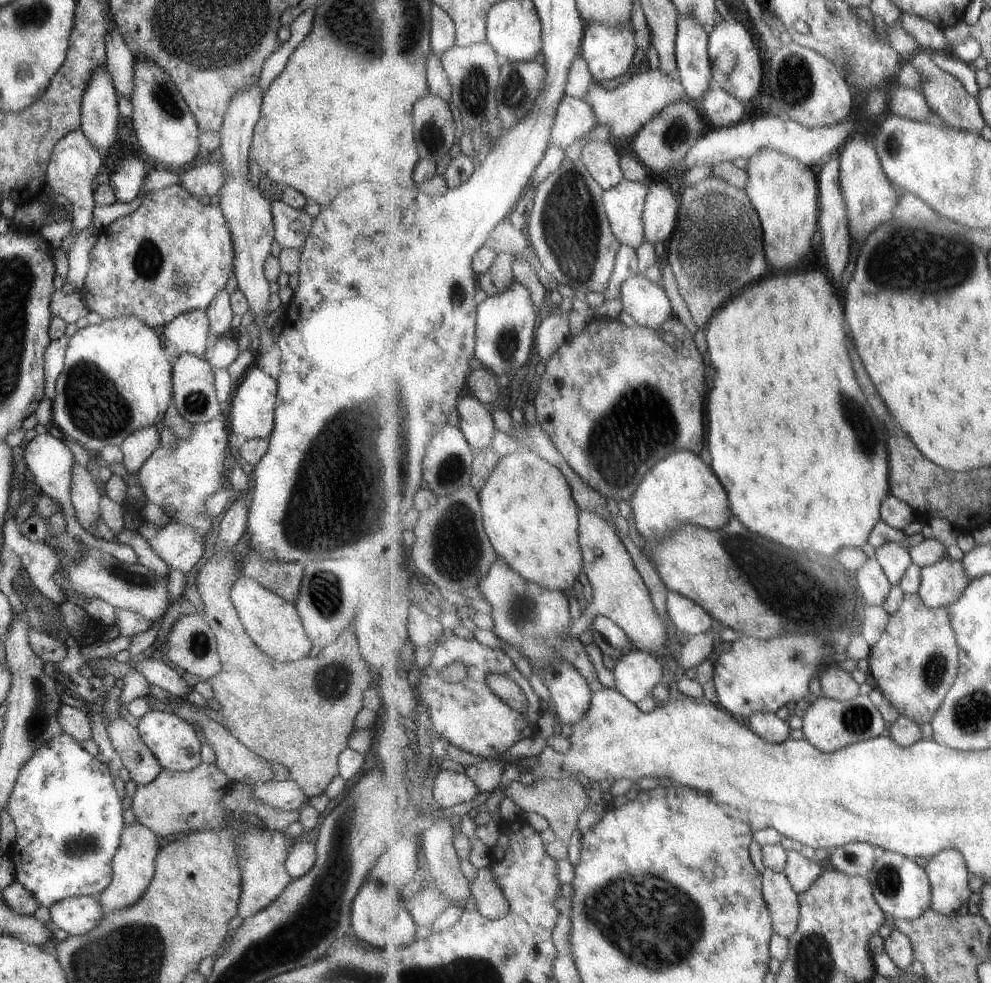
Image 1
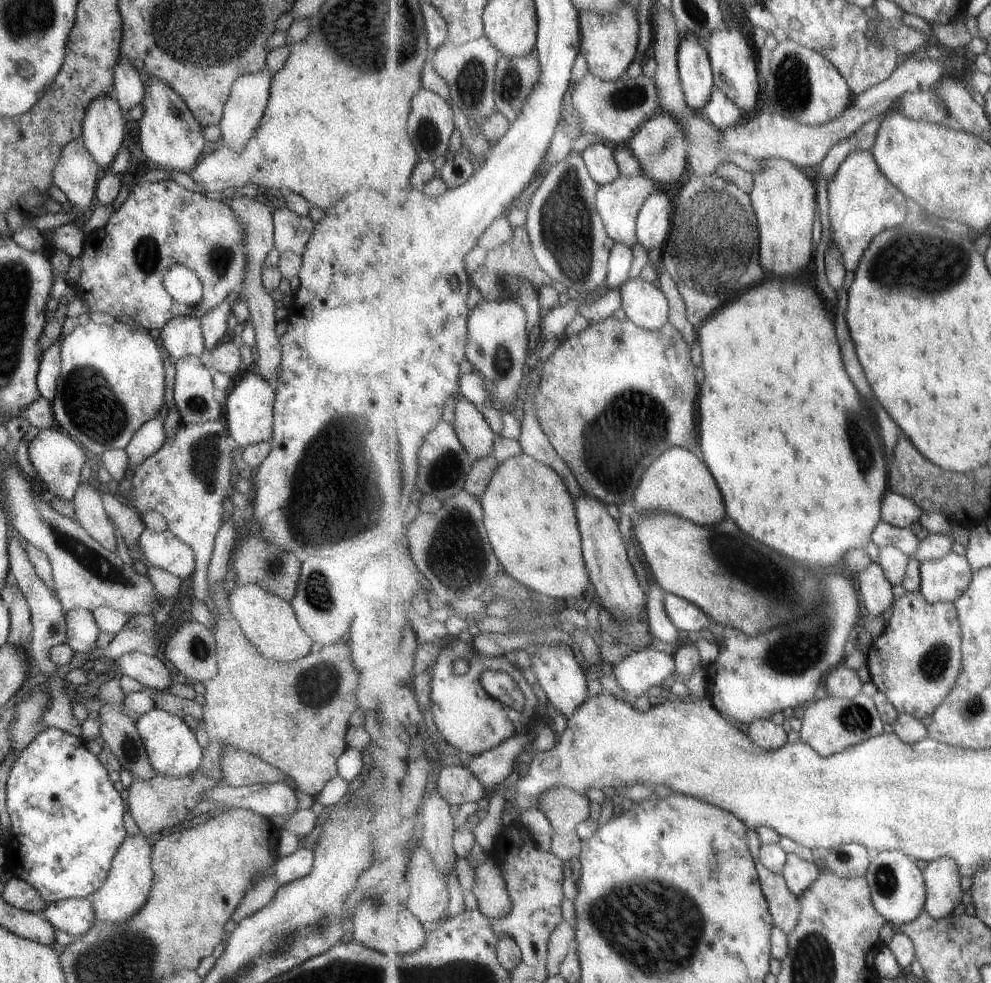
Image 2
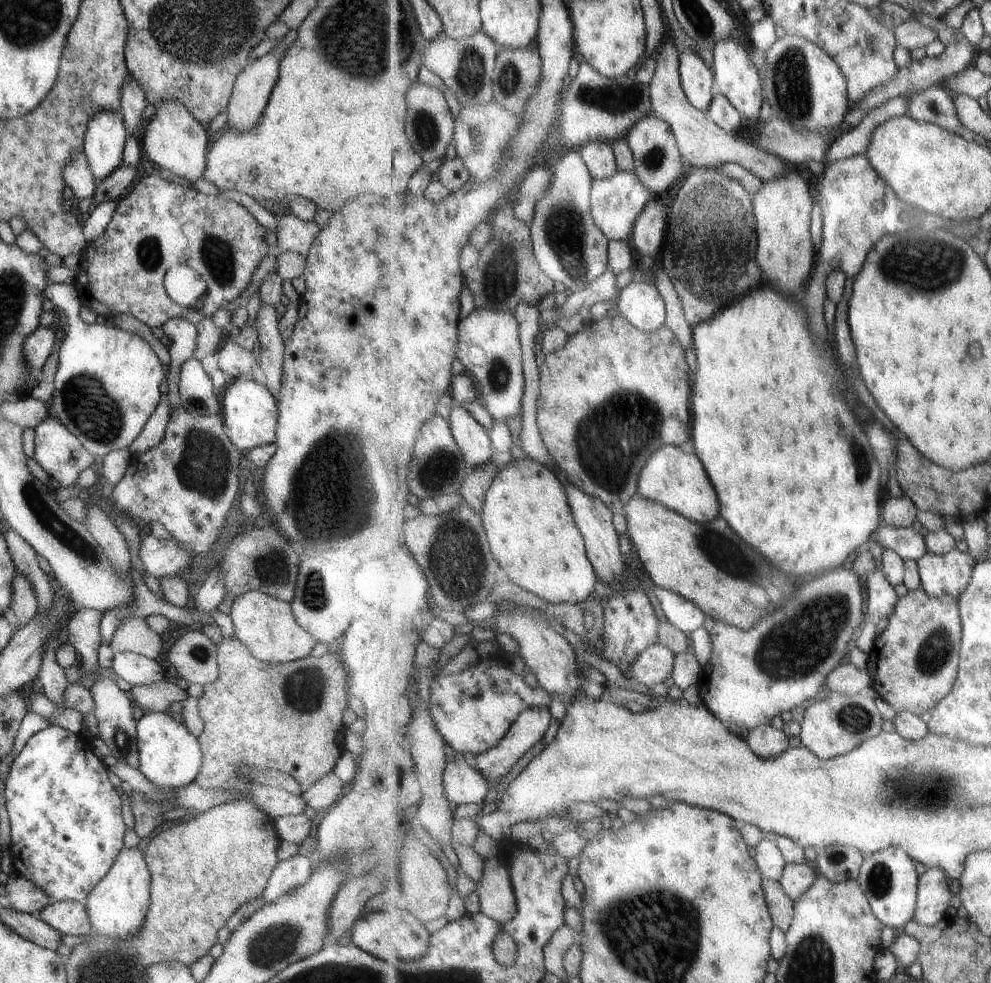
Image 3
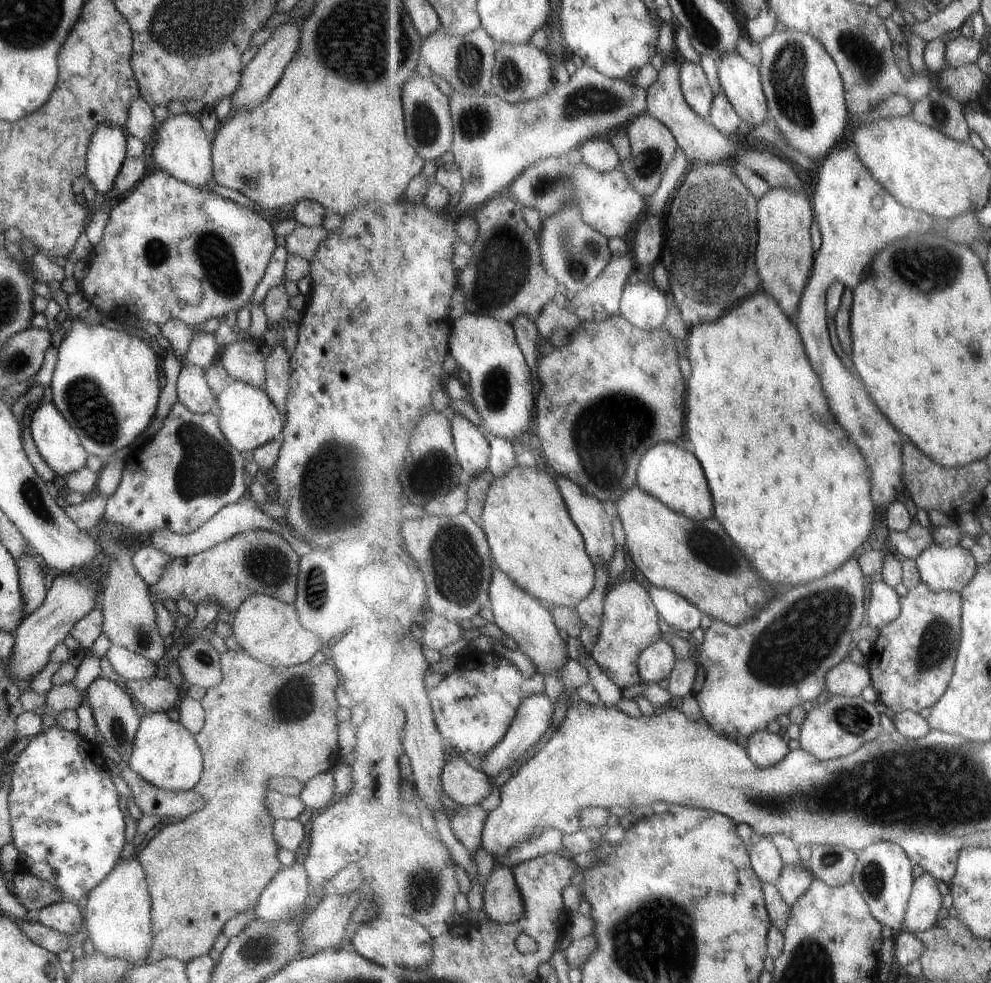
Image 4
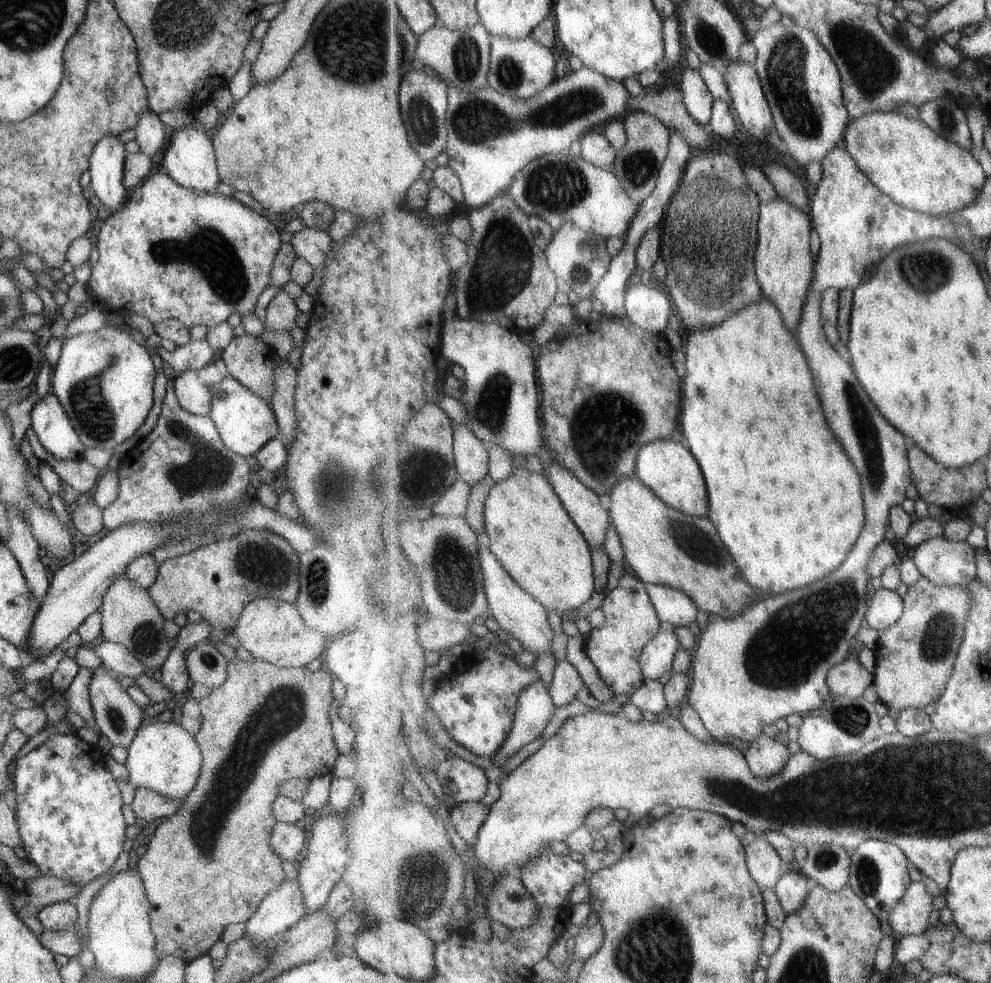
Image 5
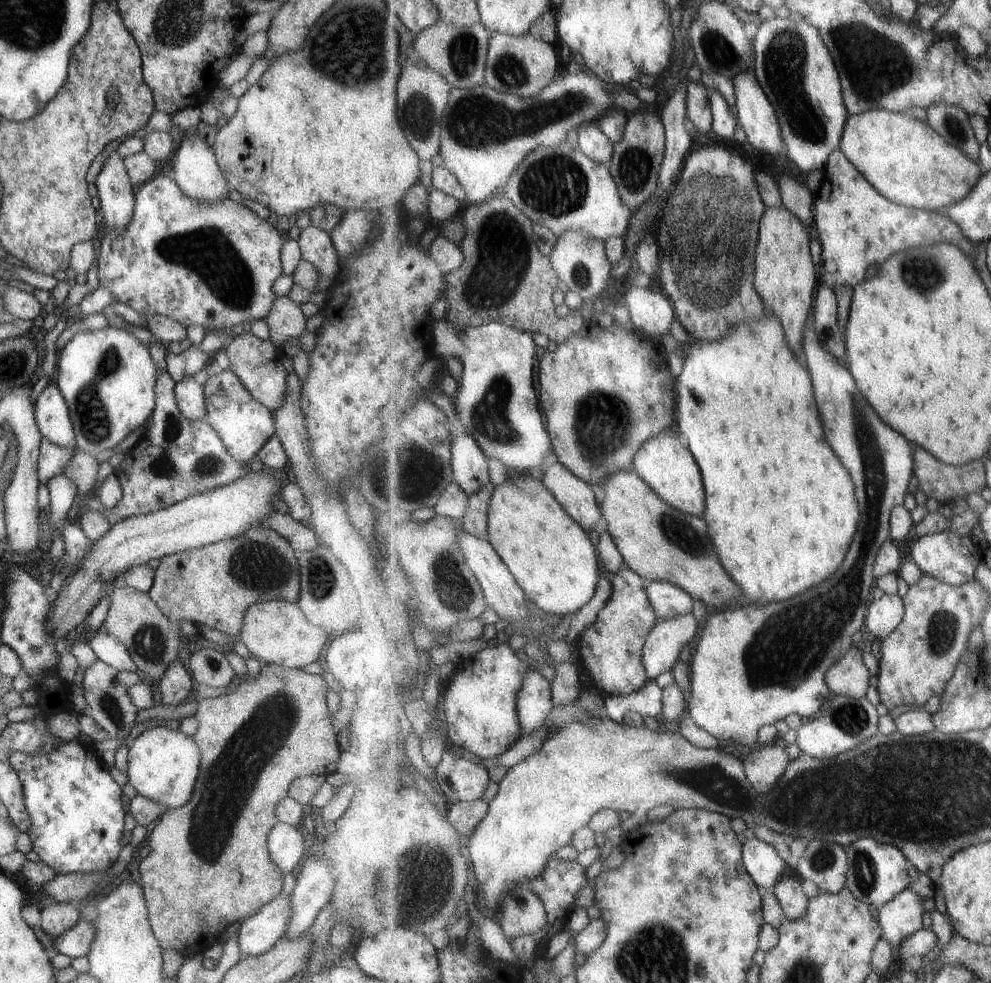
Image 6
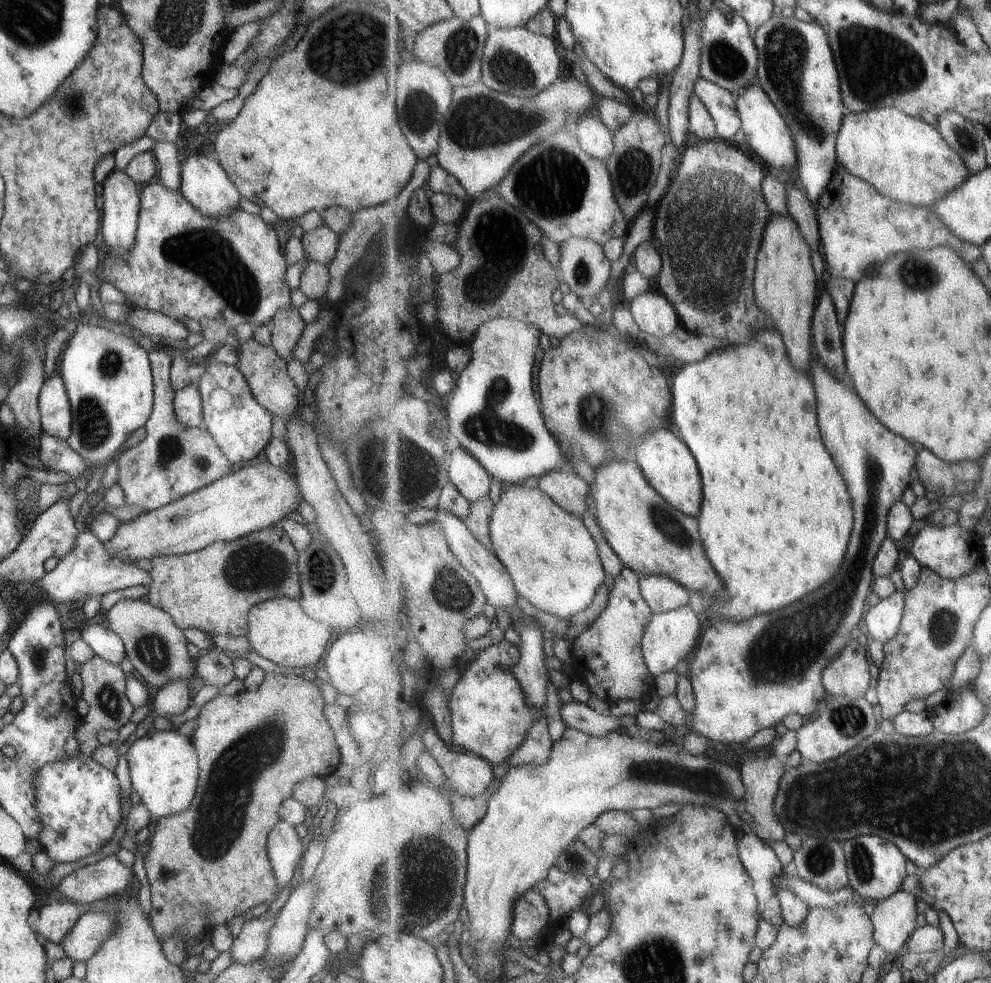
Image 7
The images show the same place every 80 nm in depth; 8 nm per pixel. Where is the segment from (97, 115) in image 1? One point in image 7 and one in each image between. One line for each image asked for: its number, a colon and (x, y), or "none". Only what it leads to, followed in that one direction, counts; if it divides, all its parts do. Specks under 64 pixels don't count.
2: (101, 132)
3: (104, 135)
4: (105, 152)
5: (105, 162)
6: (114, 191)
7: (119, 208)

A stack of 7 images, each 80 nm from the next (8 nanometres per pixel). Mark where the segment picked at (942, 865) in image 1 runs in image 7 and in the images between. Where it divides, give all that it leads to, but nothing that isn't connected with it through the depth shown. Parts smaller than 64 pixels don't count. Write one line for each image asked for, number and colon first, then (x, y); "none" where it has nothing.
2: (942, 876)
3: (934, 893)
4: (926, 902)
5: (911, 916)
6: (903, 917)
7: (895, 919)

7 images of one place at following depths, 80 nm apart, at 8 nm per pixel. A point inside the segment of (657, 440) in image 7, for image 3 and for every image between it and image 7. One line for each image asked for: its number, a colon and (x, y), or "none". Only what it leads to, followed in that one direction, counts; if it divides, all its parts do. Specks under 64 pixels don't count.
3: (673, 477)
4: (669, 472)
5: (670, 470)
6: (664, 463)

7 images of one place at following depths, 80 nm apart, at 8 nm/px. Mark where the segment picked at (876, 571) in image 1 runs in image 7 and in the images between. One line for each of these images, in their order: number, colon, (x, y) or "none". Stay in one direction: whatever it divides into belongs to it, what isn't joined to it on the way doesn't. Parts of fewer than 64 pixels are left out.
2: (877, 590)
3: (883, 599)
4: (885, 605)
5: (886, 608)
6: (887, 612)
7: (884, 619)

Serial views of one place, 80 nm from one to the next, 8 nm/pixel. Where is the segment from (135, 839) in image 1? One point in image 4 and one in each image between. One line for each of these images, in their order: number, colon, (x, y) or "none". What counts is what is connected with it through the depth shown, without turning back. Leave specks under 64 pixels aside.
2: (127, 883)
3: (116, 906)
4: (116, 912)

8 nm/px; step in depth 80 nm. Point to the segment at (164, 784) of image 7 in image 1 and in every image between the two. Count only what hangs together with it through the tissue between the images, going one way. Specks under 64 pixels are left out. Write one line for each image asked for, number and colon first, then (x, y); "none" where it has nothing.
1: (173, 742)
2: (172, 749)
3: (169, 756)
4: (165, 754)
5: (164, 757)
6: (163, 763)

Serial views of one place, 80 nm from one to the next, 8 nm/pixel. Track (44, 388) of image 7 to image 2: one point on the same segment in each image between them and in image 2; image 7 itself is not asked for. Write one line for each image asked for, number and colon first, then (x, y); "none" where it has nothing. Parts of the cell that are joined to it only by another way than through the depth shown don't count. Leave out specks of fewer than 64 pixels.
2: (57, 459)
3: (58, 452)
4: (56, 442)
5: (48, 420)
6: (51, 416)

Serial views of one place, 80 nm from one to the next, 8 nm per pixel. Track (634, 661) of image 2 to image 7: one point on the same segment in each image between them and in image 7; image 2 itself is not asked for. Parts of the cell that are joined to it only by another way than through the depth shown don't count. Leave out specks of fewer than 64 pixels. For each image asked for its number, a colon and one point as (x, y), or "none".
3: (656, 664)
4: (657, 662)
5: (657, 659)
6: (662, 649)
7: (670, 636)

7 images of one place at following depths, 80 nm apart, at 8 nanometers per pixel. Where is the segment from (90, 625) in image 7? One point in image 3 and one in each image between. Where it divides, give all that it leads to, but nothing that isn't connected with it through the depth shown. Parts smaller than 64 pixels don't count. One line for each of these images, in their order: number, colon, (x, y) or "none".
3: (136, 669)
4: (133, 667)
5: (116, 657)
6: (107, 649)

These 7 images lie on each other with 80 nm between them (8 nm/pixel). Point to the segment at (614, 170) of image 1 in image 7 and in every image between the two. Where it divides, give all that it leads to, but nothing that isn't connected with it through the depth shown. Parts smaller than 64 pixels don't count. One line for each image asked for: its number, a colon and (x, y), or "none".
2: (600, 158)
3: (599, 156)
4: (598, 153)
5: (595, 147)
6: (592, 141)
7: (593, 135)

